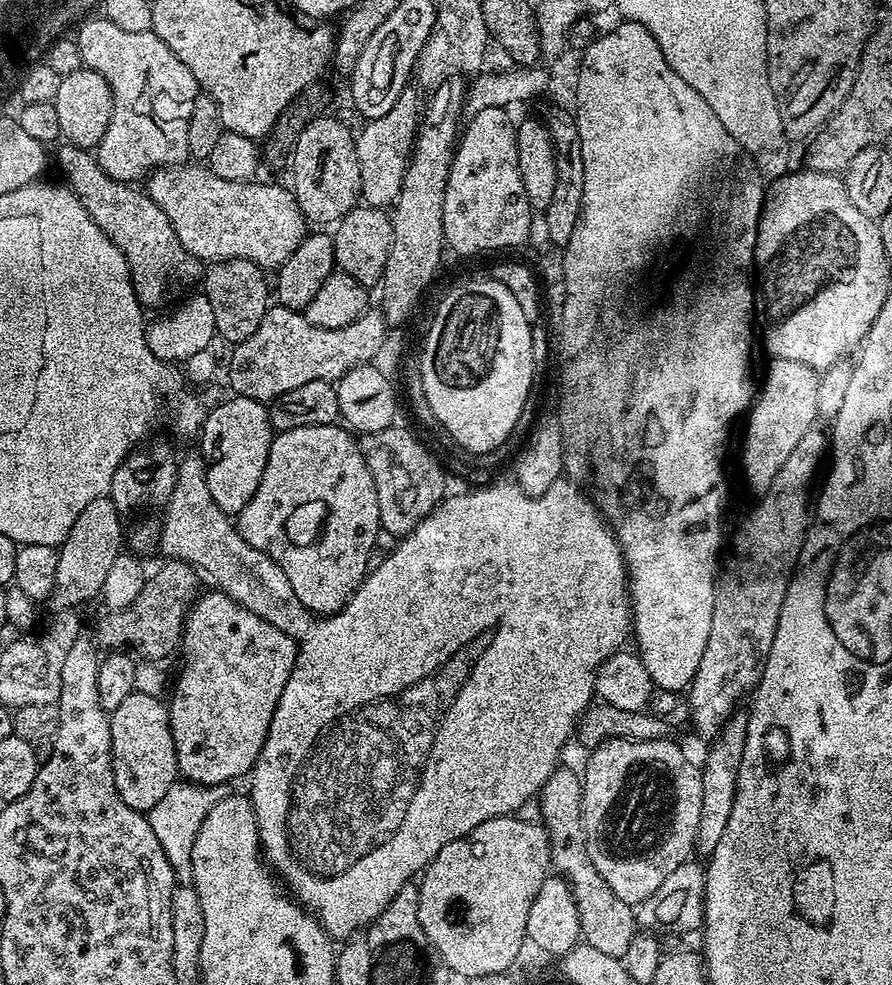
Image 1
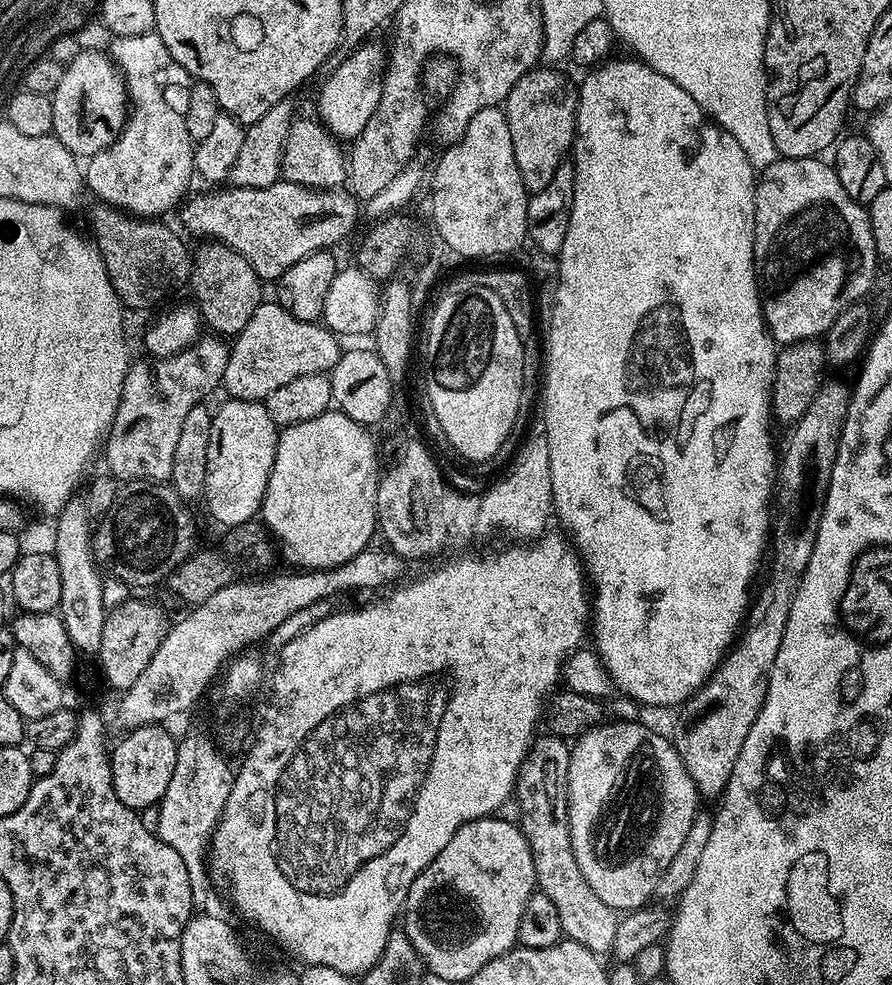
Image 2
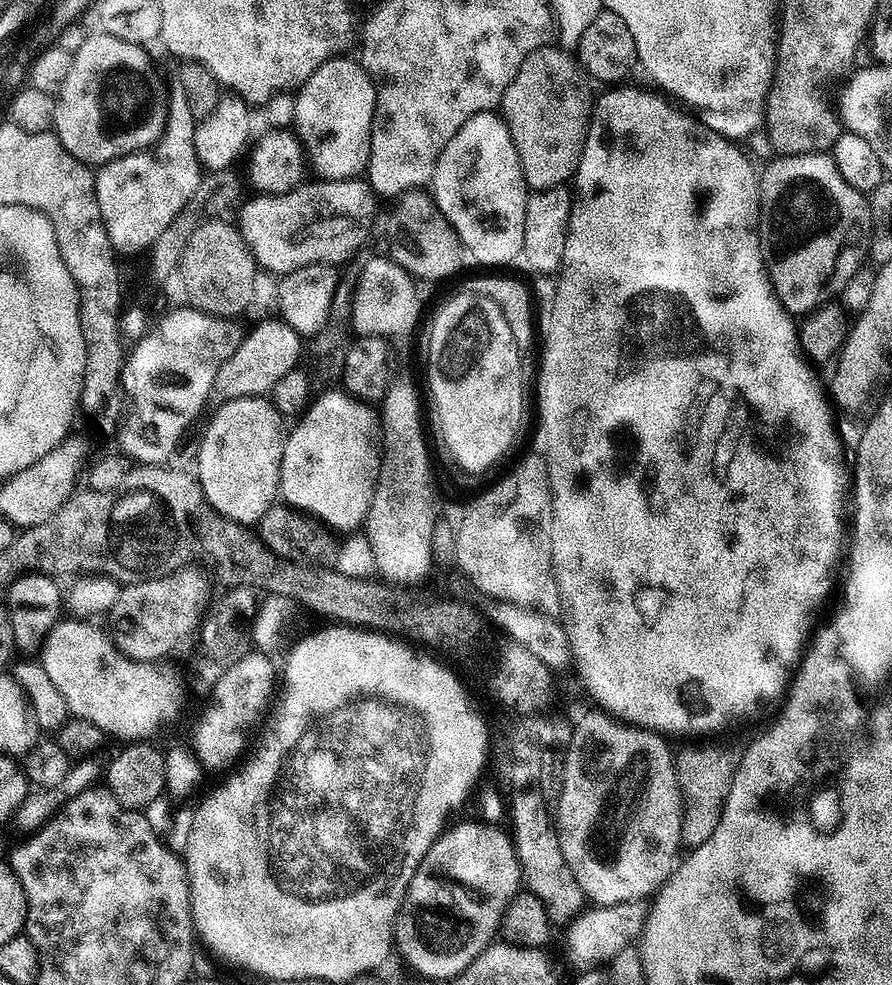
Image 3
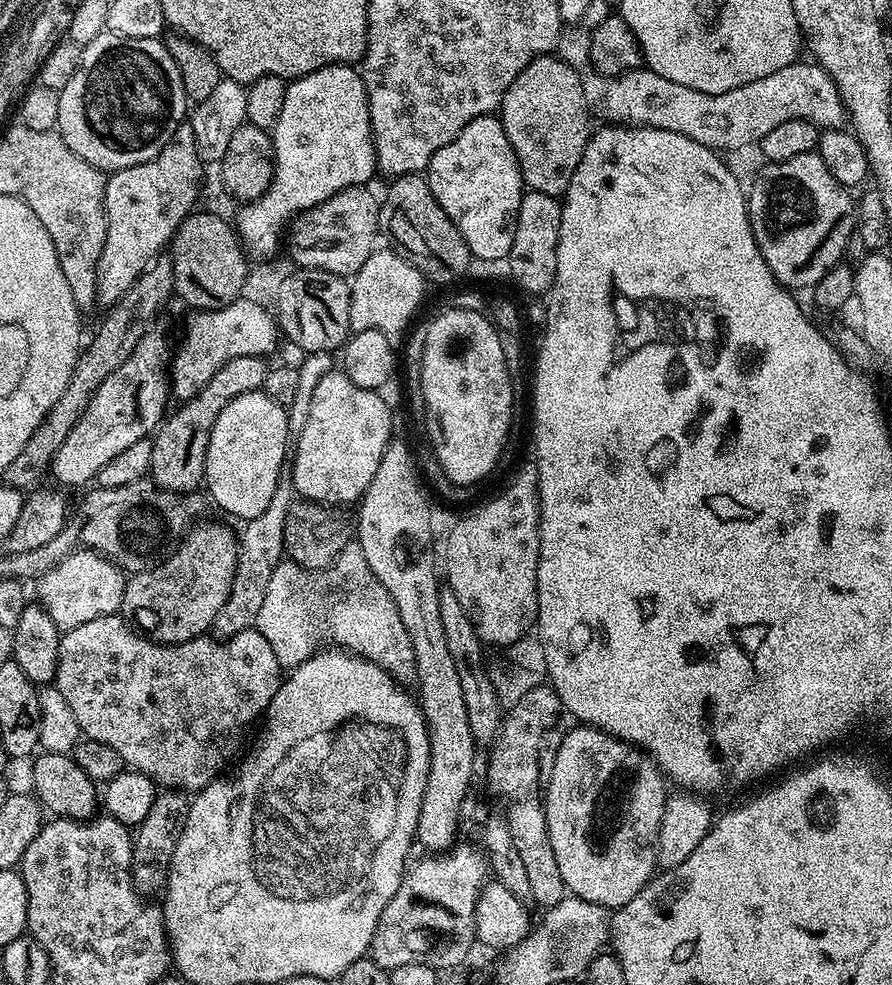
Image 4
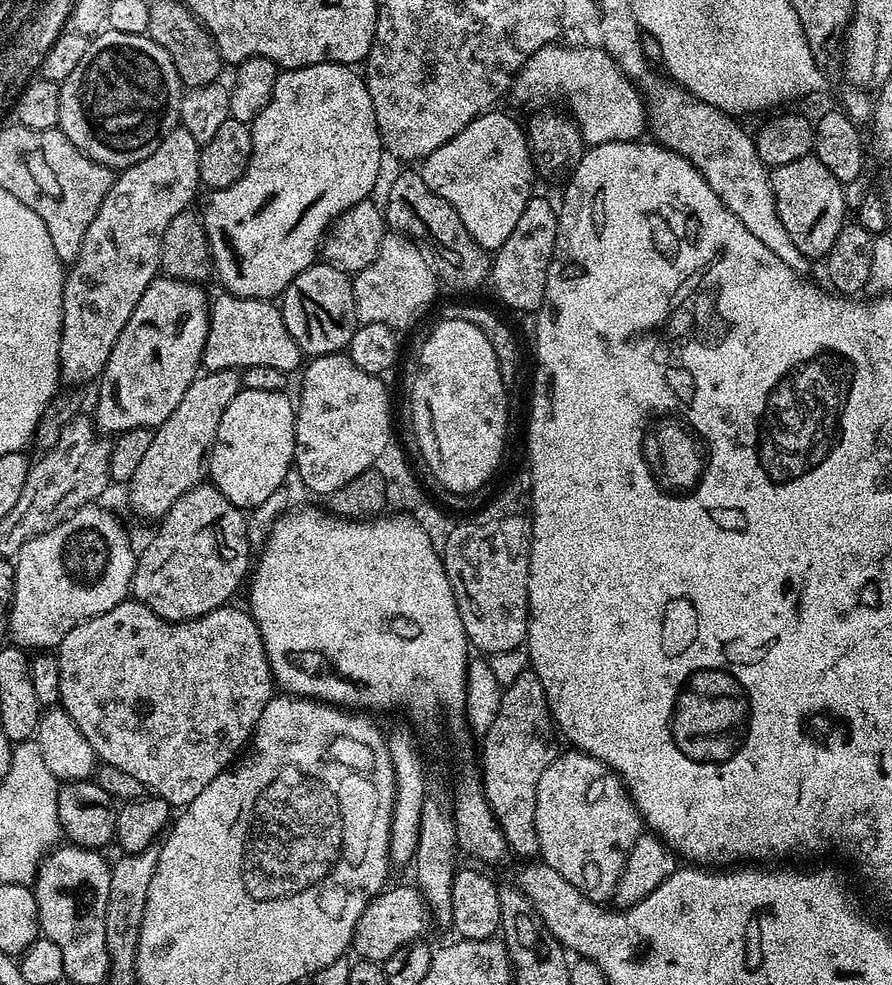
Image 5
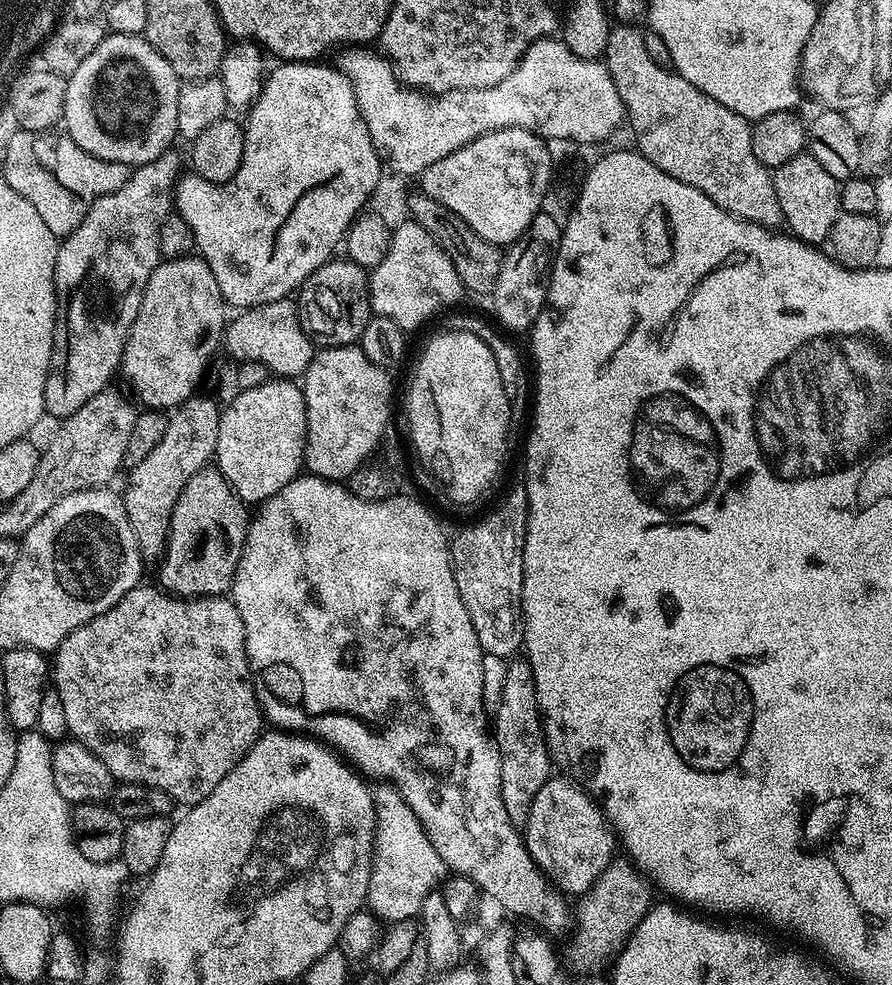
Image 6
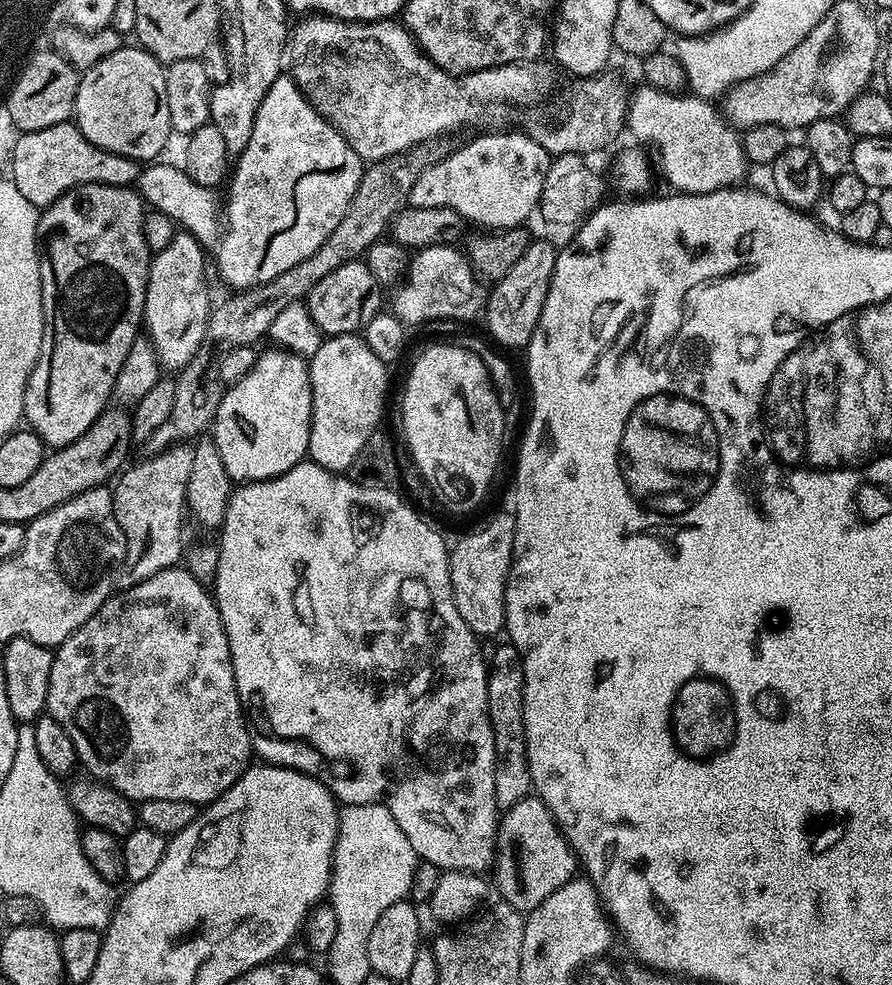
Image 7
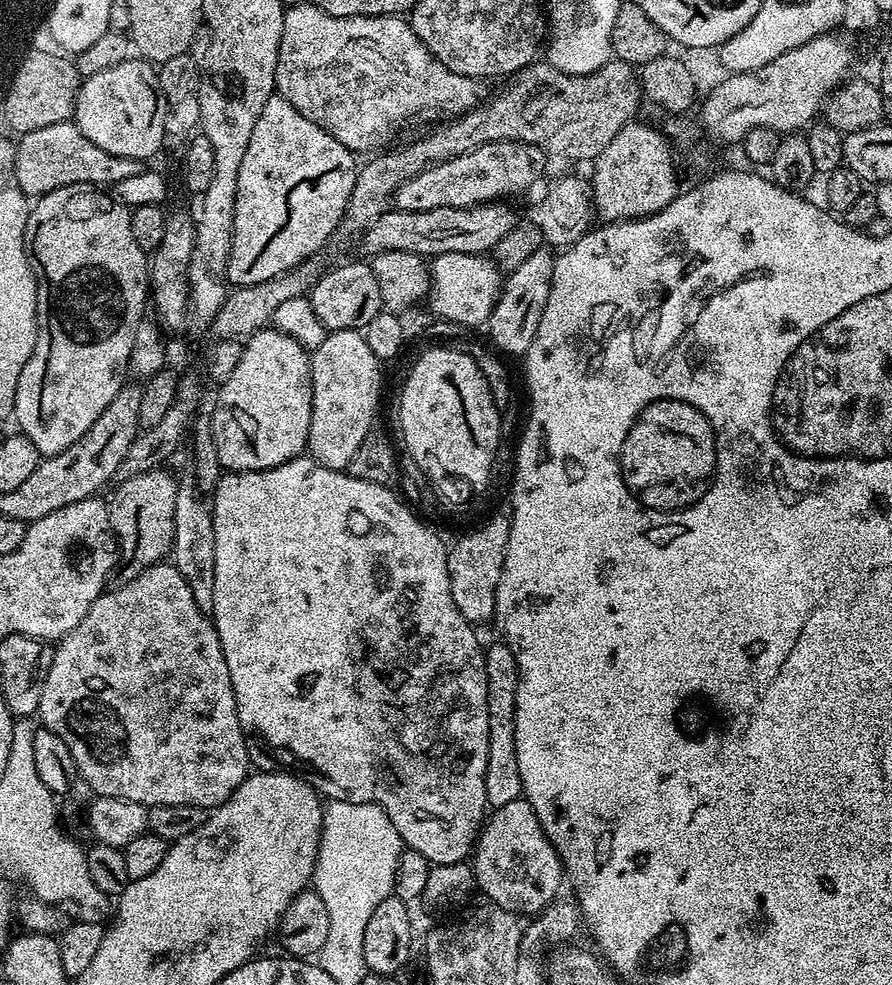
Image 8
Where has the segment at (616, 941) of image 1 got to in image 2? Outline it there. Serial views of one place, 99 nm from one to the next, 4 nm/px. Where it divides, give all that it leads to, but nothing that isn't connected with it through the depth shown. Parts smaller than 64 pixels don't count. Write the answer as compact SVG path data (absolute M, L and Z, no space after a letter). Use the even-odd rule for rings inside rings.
M547 734L548 736L541 735L539 739L533 743L532 747L528 750L528 757L522 762L520 771L516 774L516 787L514 789L514 799L518 806L521 808L521 816L518 821L518 827L520 833L526 838L526 842L530 846L530 854L534 858L534 874L536 875L536 882L539 891L546 894L546 898L550 898L550 902L554 902L554 910L558 910L558 922L560 923L561 933L567 939L578 942L582 946L586 946L586 950L595 952L597 954L611 953L614 946L615 928L618 921L617 913L610 906L606 906L602 902L602 898L598 898L598 894L594 894L594 890L590 890L590 886L584 878L582 878L582 872L578 870L578 864L574 858L574 850L572 849L572 843L570 842L570 836L568 834L568 754L570 751L569 745L565 743L561 737L555 734Z

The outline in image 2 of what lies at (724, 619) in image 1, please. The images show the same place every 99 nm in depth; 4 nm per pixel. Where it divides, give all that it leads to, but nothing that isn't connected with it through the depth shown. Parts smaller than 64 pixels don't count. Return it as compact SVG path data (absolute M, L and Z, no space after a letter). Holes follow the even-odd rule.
M829 382L821 383L820 388L816 392L814 402L810 402L810 406L802 414L802 418L796 421L792 432L788 436L788 445L784 448L784 457L780 460L780 468L778 464L778 488L780 484L780 513L775 513L774 523L770 528L770 559L767 561L766 568L769 568L768 577L764 580L764 585L759 588L754 596L754 603L748 609L746 623L743 625L742 631L737 635L733 645L724 654L723 661L719 668L713 672L710 679L704 683L696 693L688 700L684 701L682 707L679 709L680 717L676 720L676 733L671 733L670 739L676 746L676 752L682 758L682 762L690 778L696 784L697 793L704 794L704 792L716 792L716 794L723 793L725 786L728 784L728 779L732 773L734 762L738 758L738 754L742 750L742 742L746 742L746 734L750 734L750 726L754 726L754 718L758 718L762 702L766 698L766 690L768 689L768 679L770 678L770 670L774 666L774 658L778 658L778 650L782 646L782 634L786 626L786 618L790 614L790 606L792 605L792 595L795 594L797 586L800 584L802 574L806 570L806 566L810 562L810 554L812 553L812 543L816 540L816 532L820 528L820 510L824 507L824 493L828 490L828 483L830 482L830 474L832 467L836 461L836 451L840 445L840 431L844 425L844 415L848 412L848 402L850 399L850 388L846 383L844 384L828 384Z

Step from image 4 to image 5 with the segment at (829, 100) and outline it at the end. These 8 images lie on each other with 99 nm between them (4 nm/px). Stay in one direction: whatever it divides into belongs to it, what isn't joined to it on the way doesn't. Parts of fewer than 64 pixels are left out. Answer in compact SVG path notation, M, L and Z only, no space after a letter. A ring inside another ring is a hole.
M560 42L547 44L524 63L523 68L513 79L510 96L520 104L540 104L543 100L556 100L561 96L568 103L567 111L580 125L580 132L589 145L609 144L612 140L635 141L646 132L646 105L641 89L624 75L623 70L600 46L574 48Z

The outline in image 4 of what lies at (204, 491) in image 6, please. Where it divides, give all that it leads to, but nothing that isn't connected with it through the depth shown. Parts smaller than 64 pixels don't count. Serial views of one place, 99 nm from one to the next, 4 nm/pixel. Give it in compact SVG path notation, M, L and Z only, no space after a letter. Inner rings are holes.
M198 524L185 531L176 552L169 551L155 566L131 573L124 582L120 612L160 644L181 644L205 635L230 594L238 558L237 533L220 524Z

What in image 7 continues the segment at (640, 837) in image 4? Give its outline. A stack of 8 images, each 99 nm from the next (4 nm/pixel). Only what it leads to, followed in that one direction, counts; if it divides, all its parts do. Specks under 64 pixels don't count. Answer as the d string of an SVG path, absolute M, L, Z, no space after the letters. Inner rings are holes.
M535 794L522 798L522 802L499 817L494 848L494 873L496 884L500 887L499 899L522 914L537 908L578 872L578 857L572 844L556 824L548 807Z

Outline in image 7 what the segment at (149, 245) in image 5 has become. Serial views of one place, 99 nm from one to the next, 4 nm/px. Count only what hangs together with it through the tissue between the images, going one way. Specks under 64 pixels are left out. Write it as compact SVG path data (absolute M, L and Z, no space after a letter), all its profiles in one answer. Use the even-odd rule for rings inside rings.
M81 184L78 189L80 199L72 200L71 195L60 196L55 203L40 212L39 239L42 241L42 259L40 262L40 277L42 278L42 306L44 307L44 337L38 354L38 362L28 379L24 395L23 419L28 420L27 427L35 432L49 449L64 449L74 443L80 436L86 434L88 428L109 407L112 400L114 382L118 378L118 370L122 370L122 362L126 362L126 354L130 354L130 346L141 335L144 323L144 303L146 302L146 286L148 285L148 270L153 267L154 256L148 250L148 242L144 233L146 217L146 201L139 191L132 186L118 184Z

